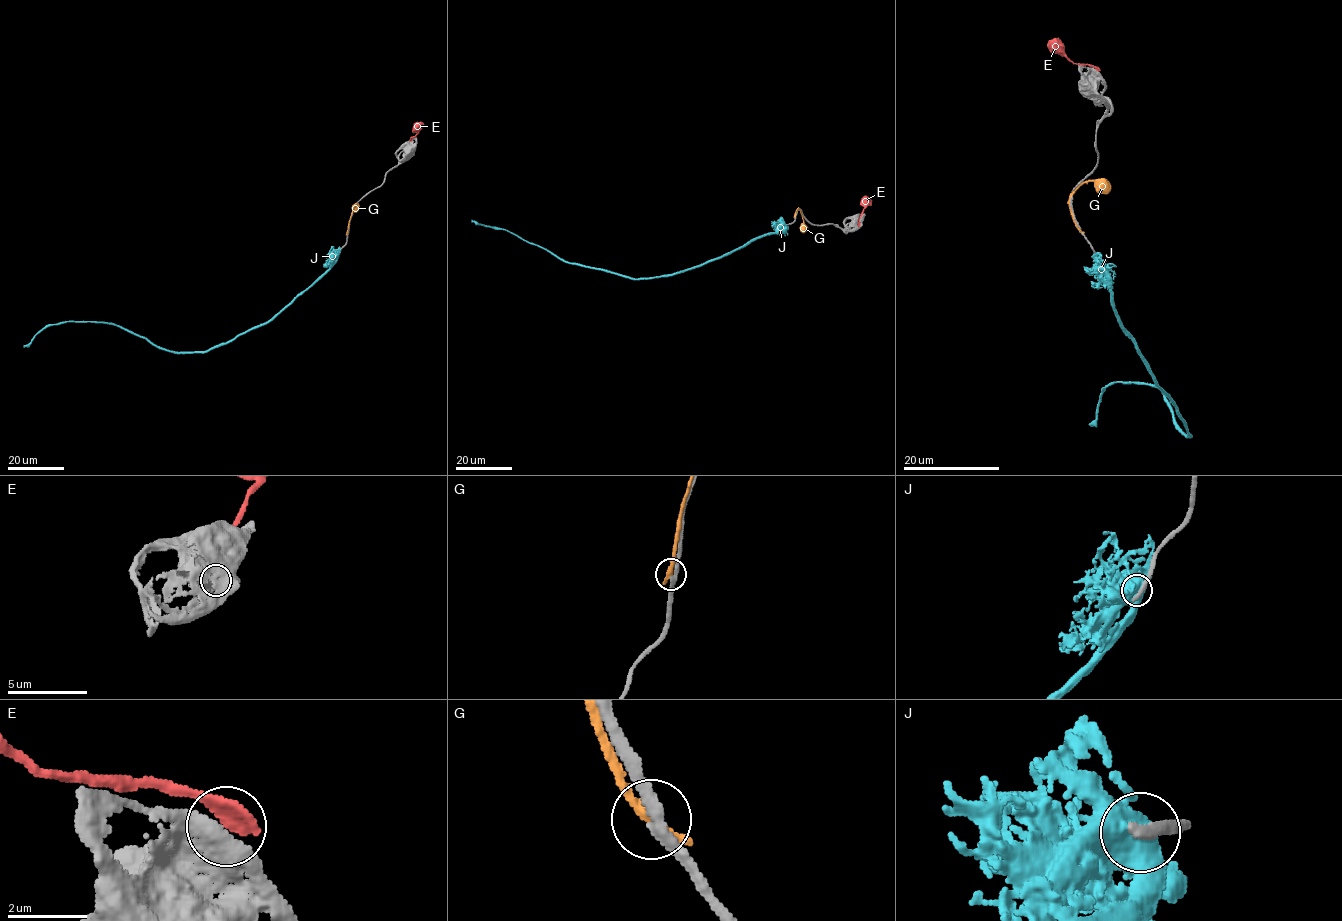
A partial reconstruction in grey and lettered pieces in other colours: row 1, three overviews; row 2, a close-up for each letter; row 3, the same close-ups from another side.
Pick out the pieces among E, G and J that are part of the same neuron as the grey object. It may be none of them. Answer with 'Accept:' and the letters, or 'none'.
Accept: J

